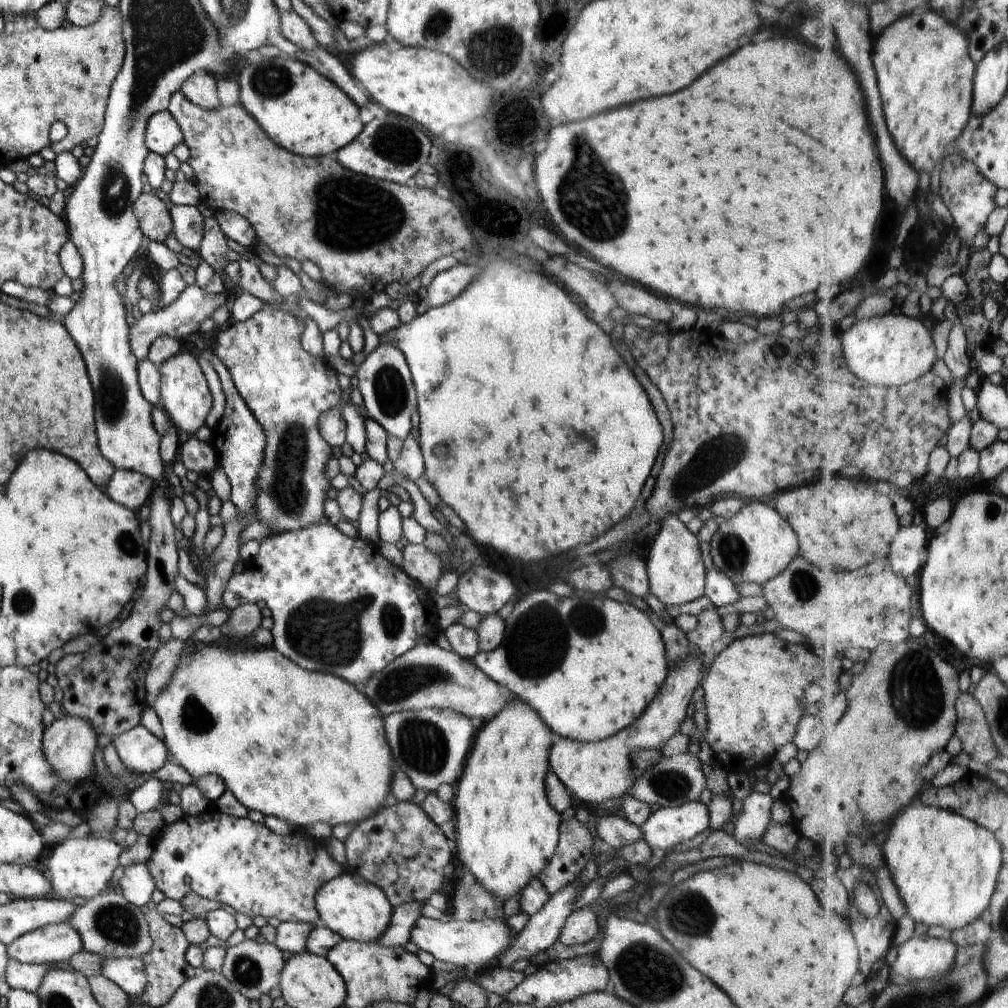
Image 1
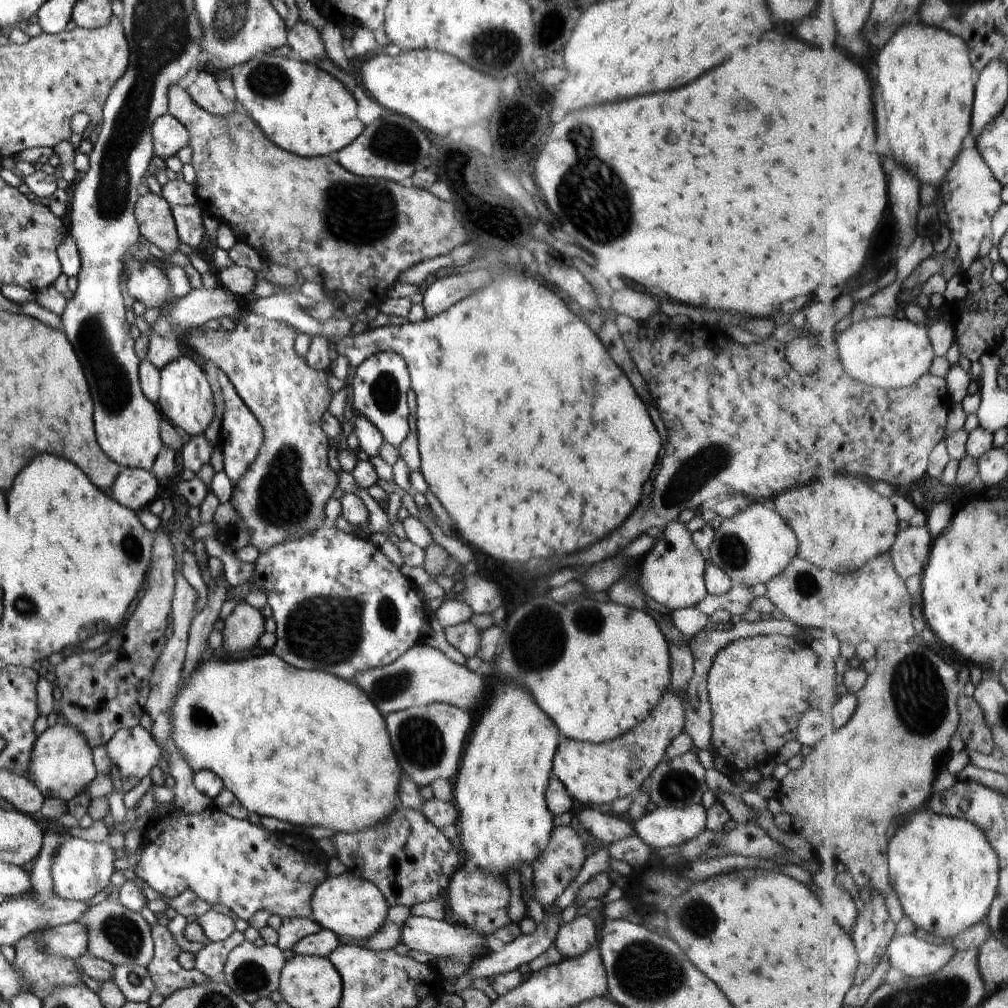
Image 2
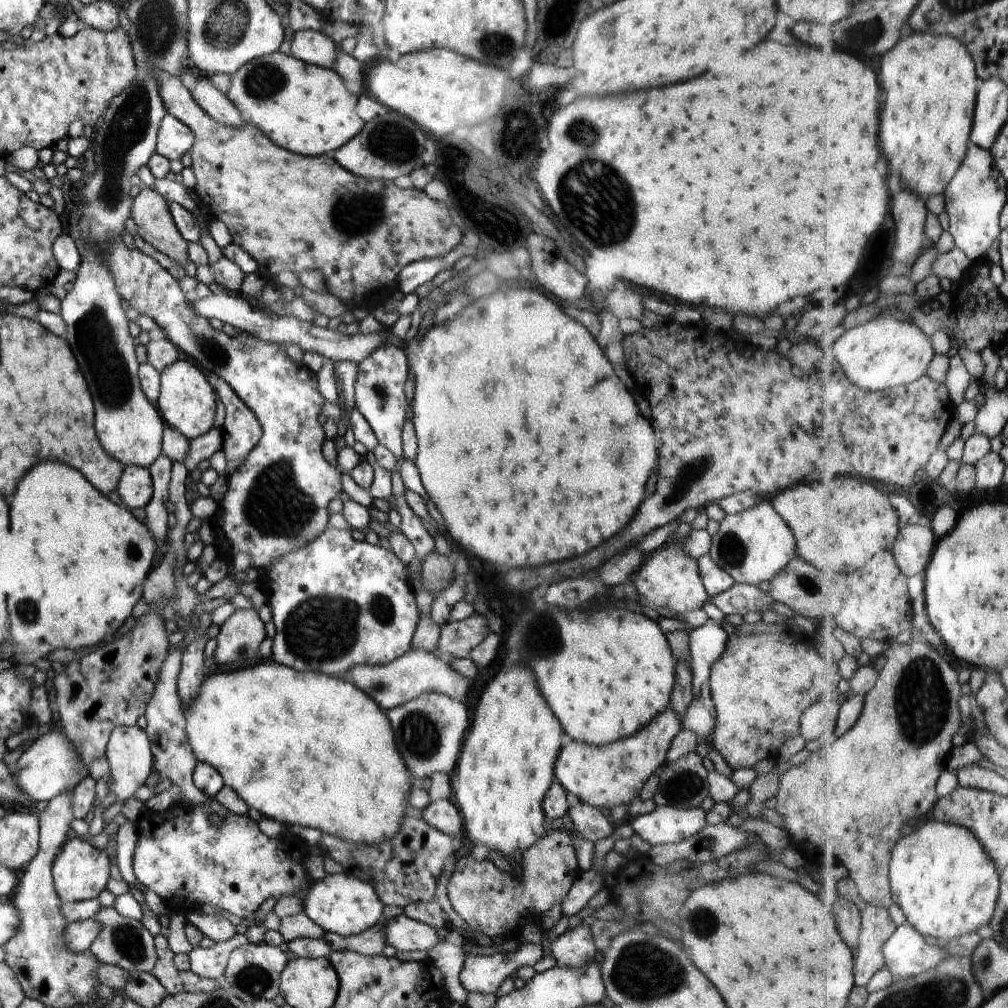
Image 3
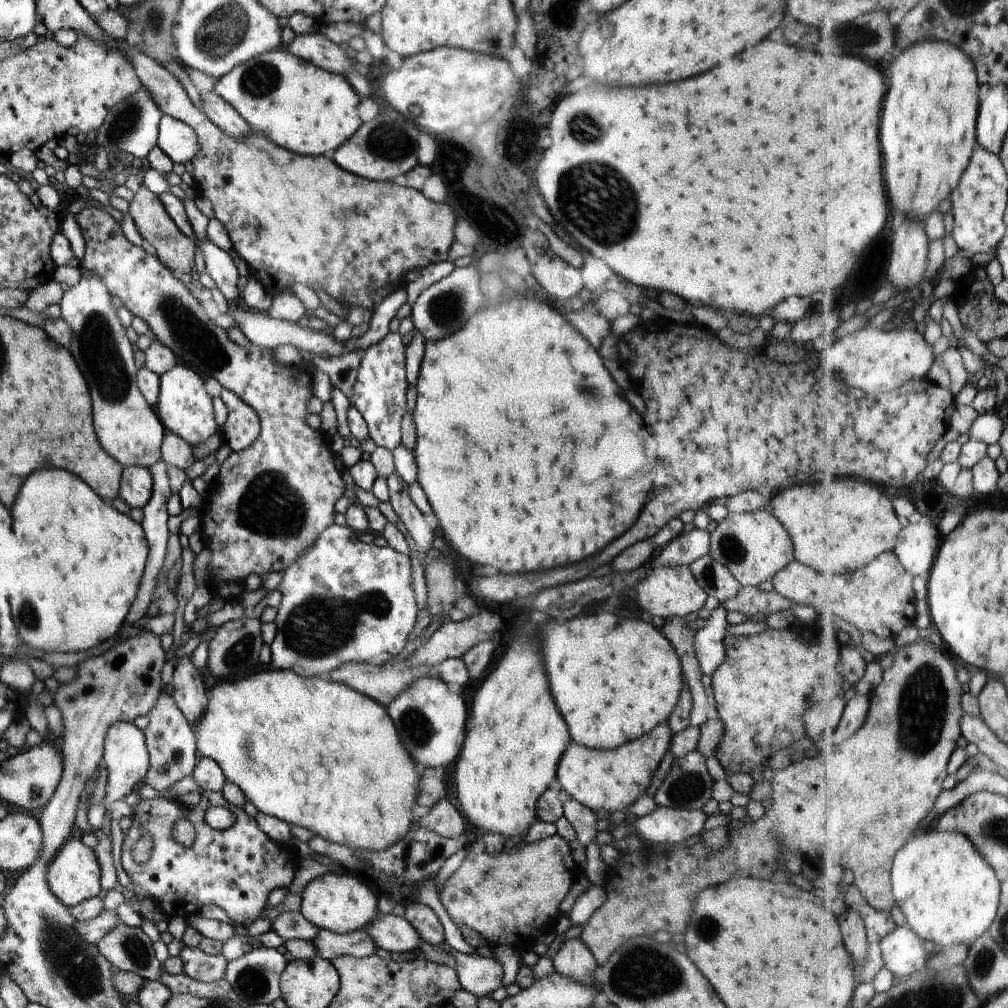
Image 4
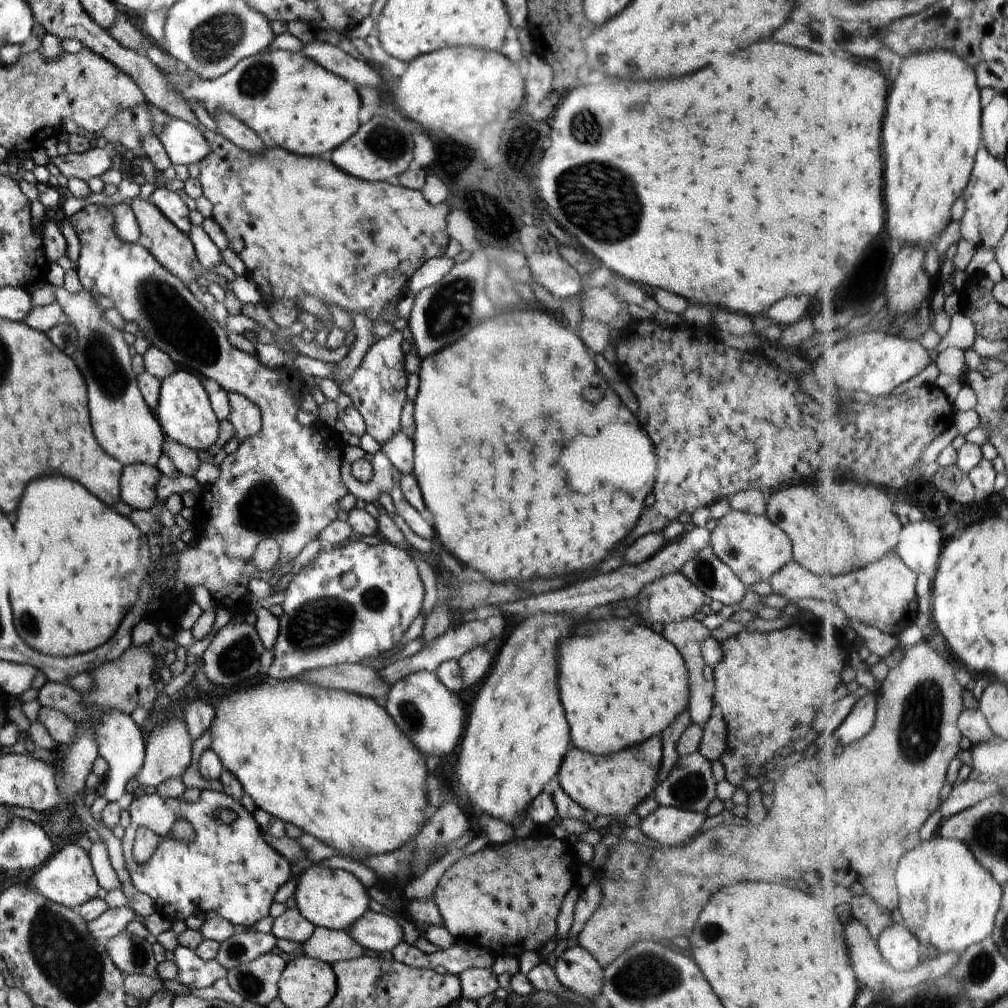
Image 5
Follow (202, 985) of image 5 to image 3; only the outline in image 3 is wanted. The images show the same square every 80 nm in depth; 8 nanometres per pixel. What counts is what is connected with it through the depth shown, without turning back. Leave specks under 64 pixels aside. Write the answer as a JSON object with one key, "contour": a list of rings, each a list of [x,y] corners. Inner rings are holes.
{"contour":[[[236,933],[230,940],[216,943],[212,948],[194,947],[187,954],[189,970],[204,979],[218,980],[225,974],[225,968],[234,949],[248,942],[246,935]]]}

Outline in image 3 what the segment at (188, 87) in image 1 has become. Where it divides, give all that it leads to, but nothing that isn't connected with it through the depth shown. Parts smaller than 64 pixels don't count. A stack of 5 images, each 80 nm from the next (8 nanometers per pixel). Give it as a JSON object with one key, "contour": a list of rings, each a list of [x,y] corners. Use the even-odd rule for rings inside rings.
{"contour":[[[206,76],[198,78],[191,95],[196,104],[210,118],[223,124],[225,127],[238,128],[244,124],[245,121],[242,120],[239,110],[226,98],[224,93],[208,82]]]}

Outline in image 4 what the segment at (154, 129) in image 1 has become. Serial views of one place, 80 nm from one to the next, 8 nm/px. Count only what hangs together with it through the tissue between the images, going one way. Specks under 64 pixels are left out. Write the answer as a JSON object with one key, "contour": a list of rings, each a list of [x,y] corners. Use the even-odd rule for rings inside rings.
{"contour":[[[168,115],[160,119],[157,145],[173,163],[180,165],[190,162],[199,151],[198,137],[194,130]]]}

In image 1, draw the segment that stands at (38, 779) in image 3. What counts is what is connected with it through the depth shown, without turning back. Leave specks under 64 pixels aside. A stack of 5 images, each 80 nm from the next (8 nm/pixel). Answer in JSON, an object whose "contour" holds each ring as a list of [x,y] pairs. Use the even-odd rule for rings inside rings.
{"contour":[[[62,716],[44,729],[41,740],[44,760],[47,760],[54,775],[66,783],[80,783],[93,774],[94,750],[97,747],[95,729],[83,718]]]}

